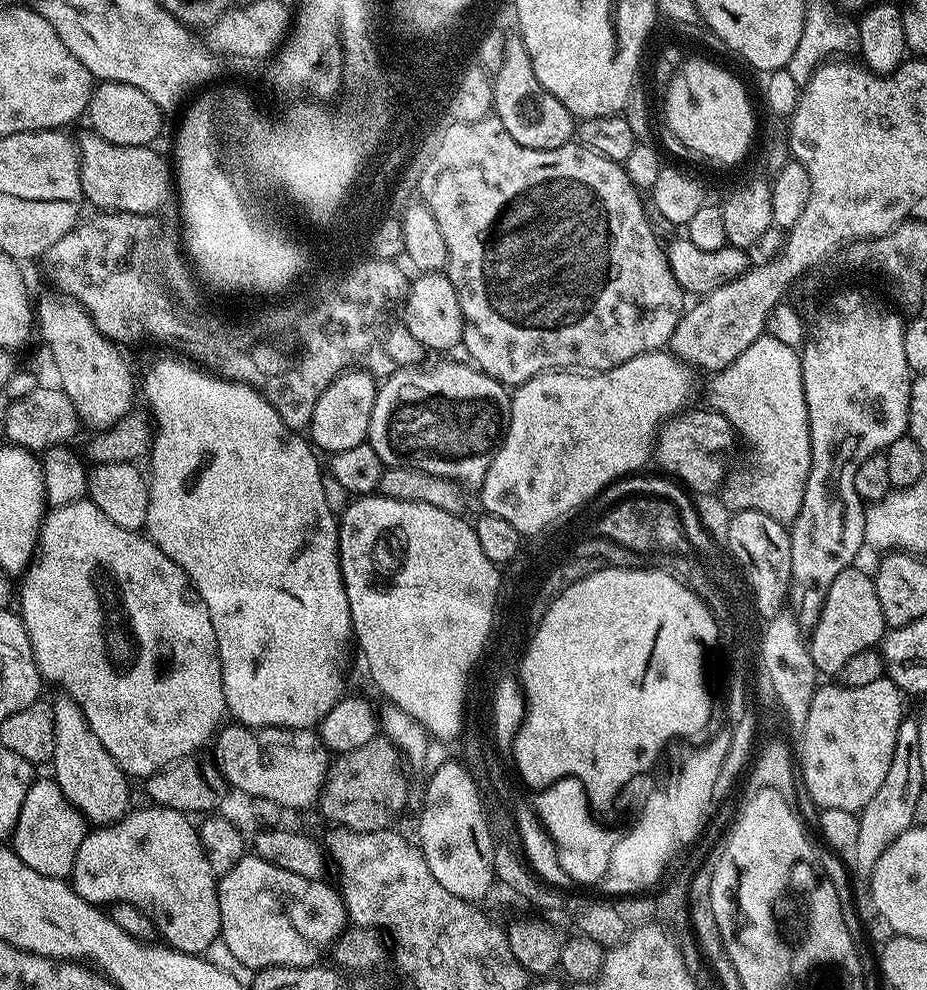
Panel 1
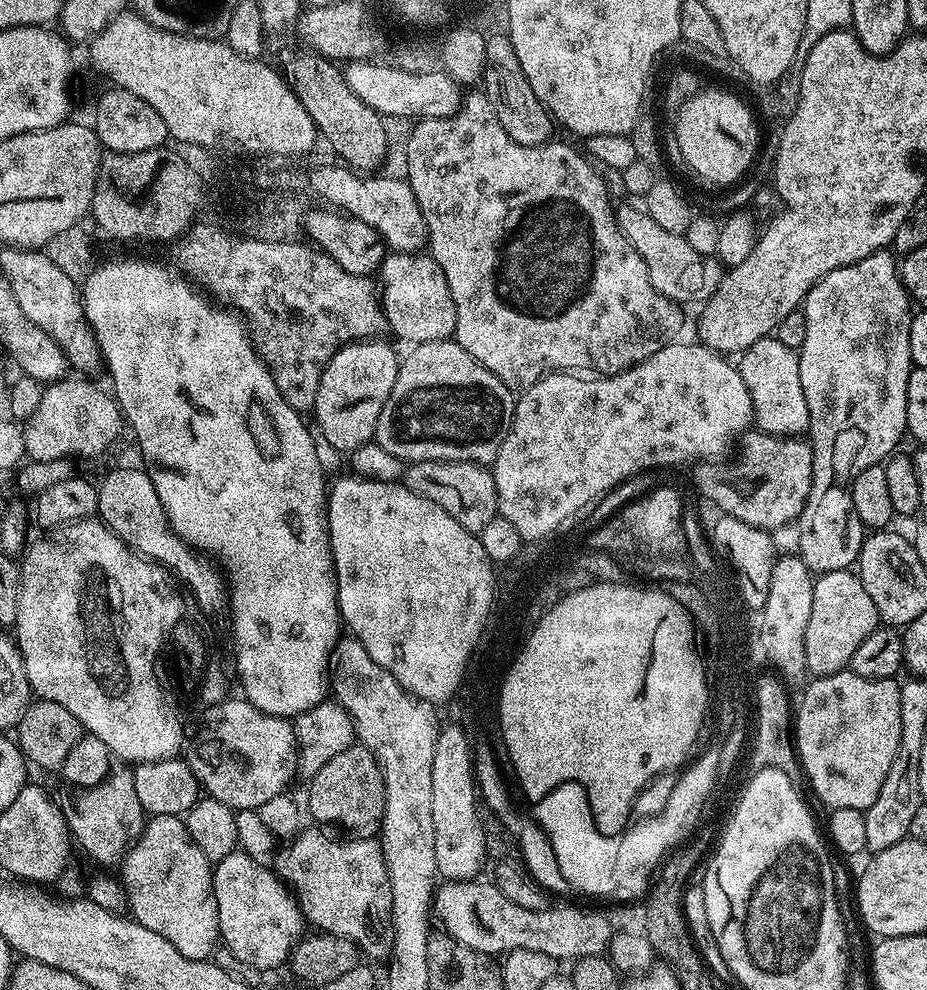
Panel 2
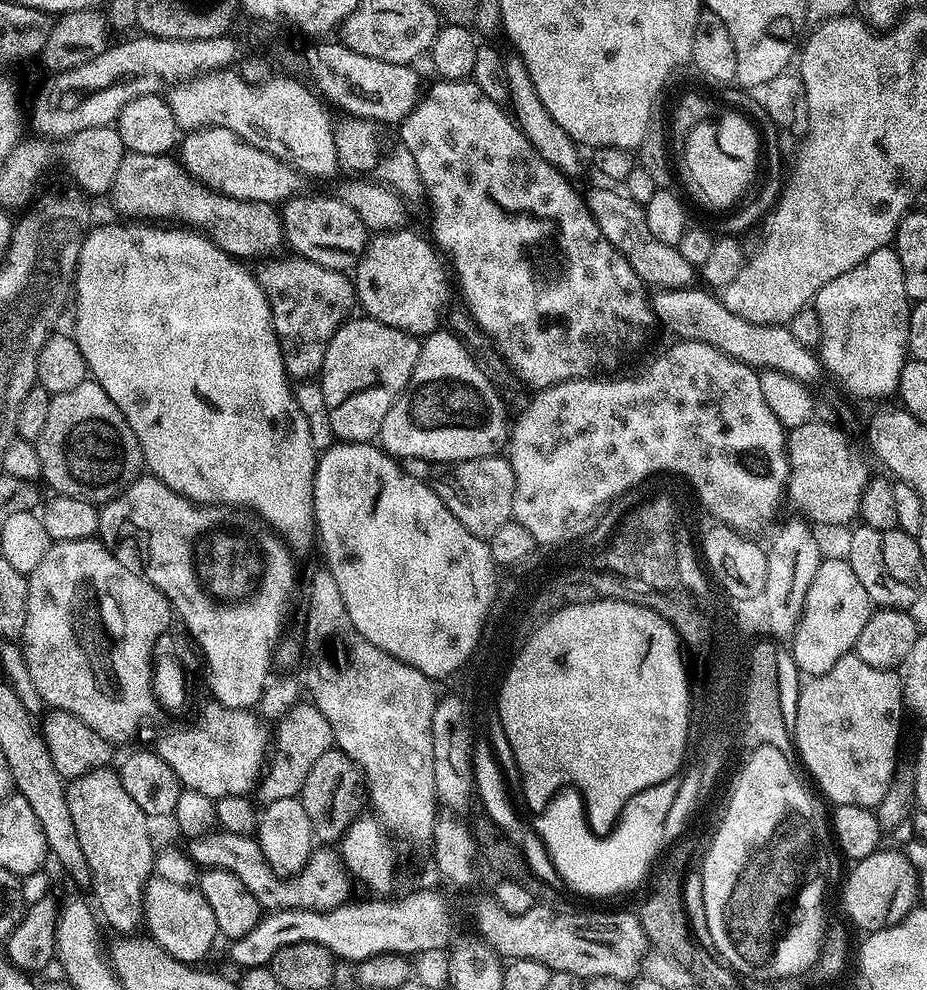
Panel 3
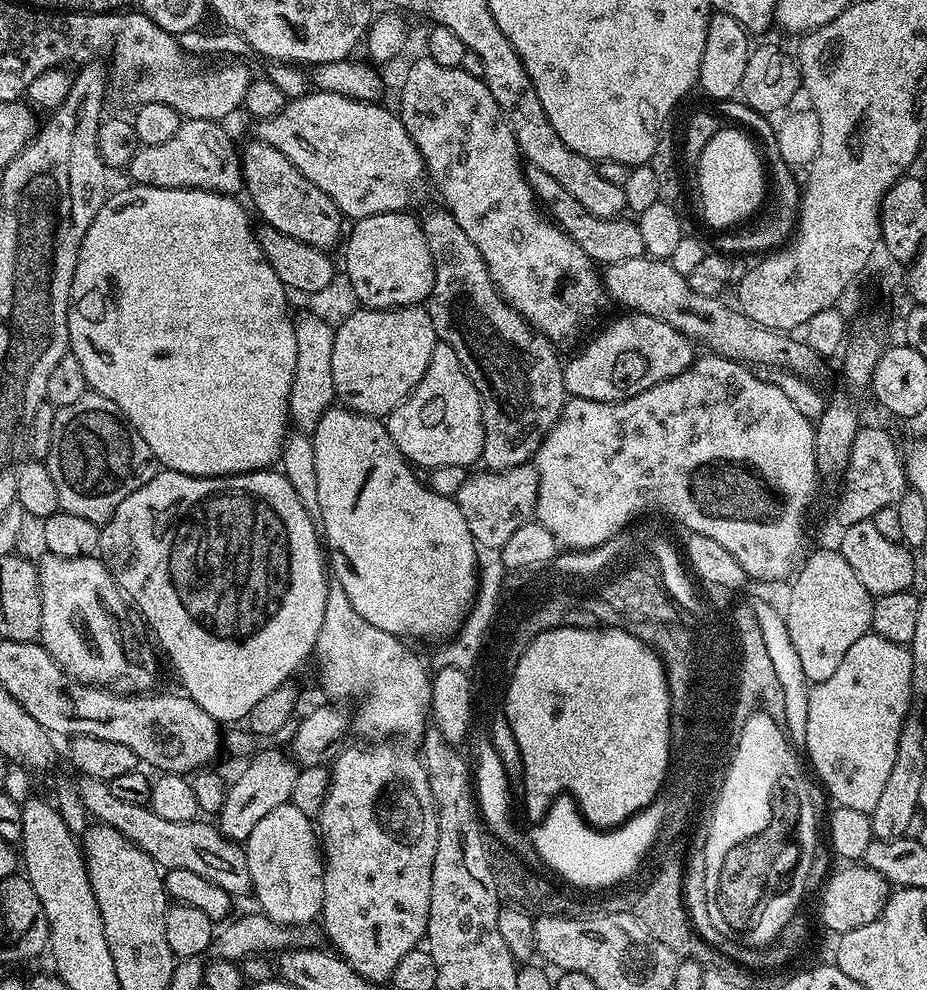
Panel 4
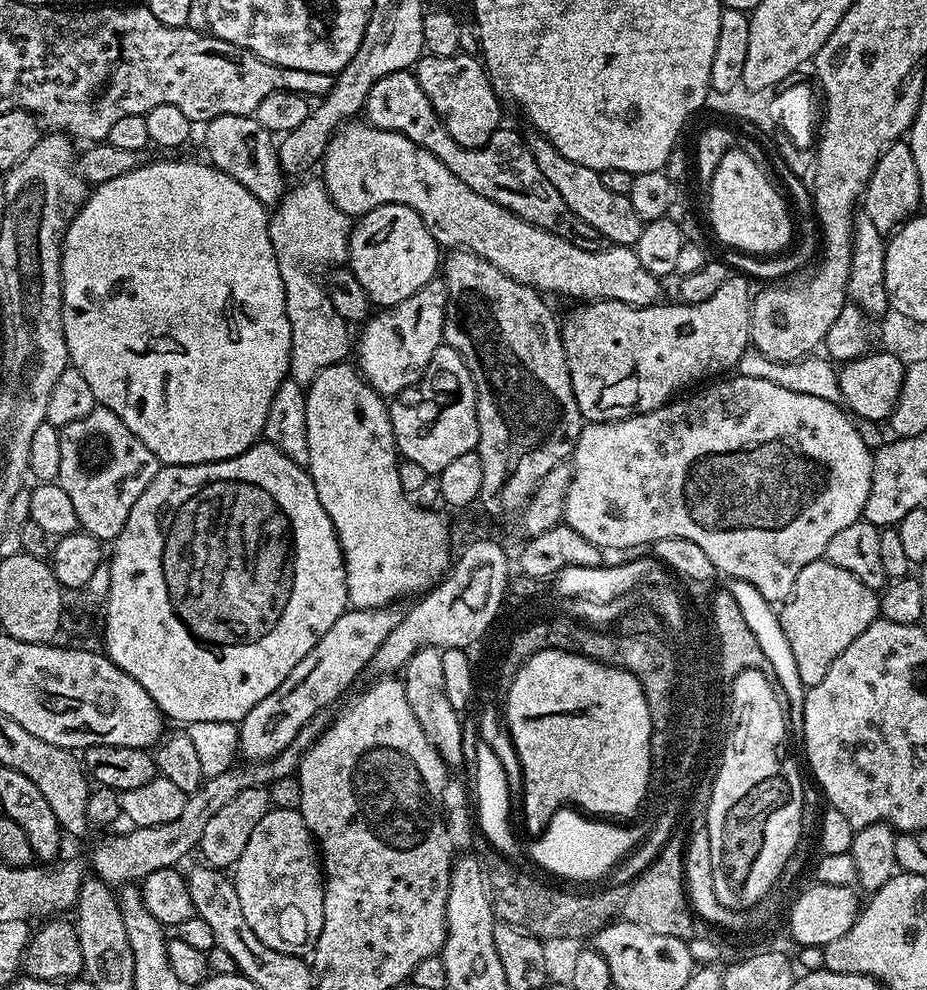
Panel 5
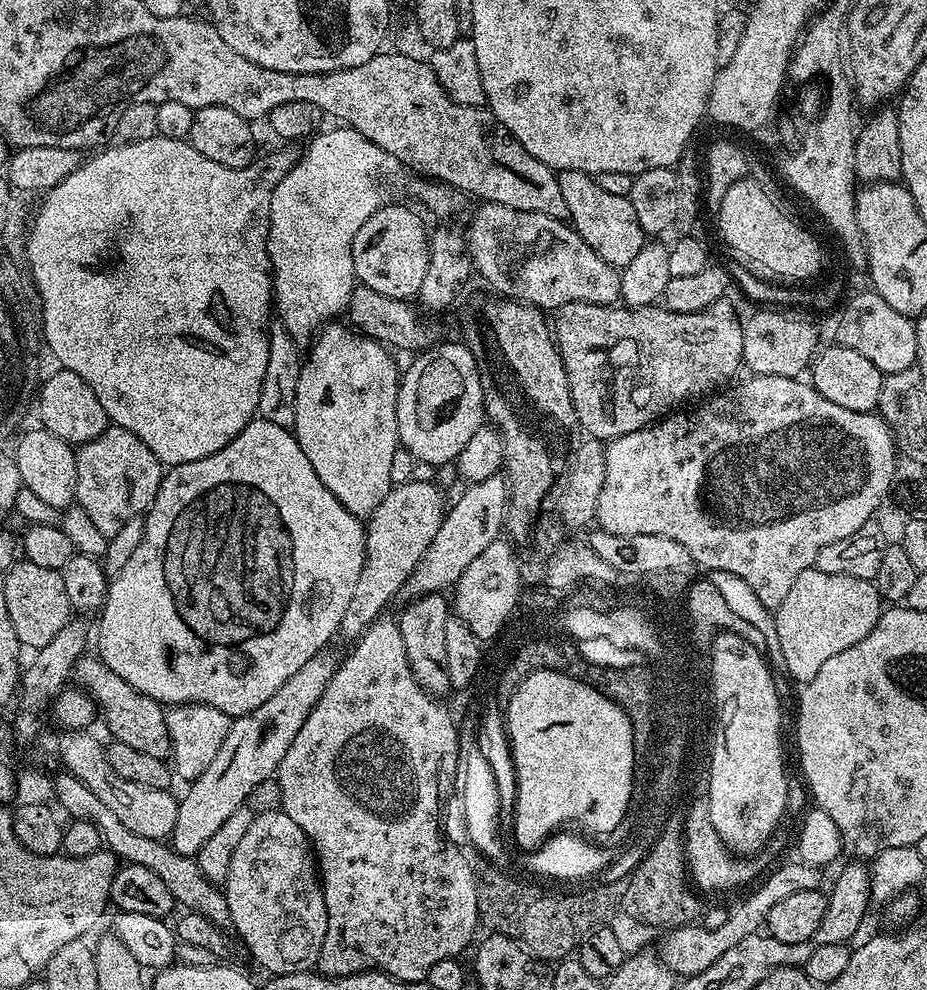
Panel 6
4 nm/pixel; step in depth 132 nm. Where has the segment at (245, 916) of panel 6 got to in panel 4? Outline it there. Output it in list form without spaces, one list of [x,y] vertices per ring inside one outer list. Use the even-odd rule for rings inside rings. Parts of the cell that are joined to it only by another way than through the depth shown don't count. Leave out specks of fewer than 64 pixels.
[[[290,802],[278,806],[278,810],[270,810],[266,818],[261,818],[258,826],[250,830],[248,839],[242,847],[246,854],[246,866],[252,879],[251,891],[256,892],[256,900],[260,903],[259,911],[278,924],[299,926],[308,924],[319,917],[324,910],[324,854],[322,841],[314,827],[313,817],[302,814]]]

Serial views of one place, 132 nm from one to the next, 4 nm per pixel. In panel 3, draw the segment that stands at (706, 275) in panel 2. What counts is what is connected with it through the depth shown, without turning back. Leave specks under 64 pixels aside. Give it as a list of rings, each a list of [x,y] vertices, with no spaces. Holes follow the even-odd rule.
[[[604,187],[608,188],[592,188],[586,192],[586,205],[598,230],[602,230],[606,242],[610,242],[610,246],[614,246],[614,250],[624,256],[634,274],[638,274],[645,285],[657,286],[659,289],[689,287],[694,280],[694,265],[682,258],[676,245],[658,242],[658,238],[650,234],[650,226],[646,226],[644,205],[634,202],[615,187]]]

